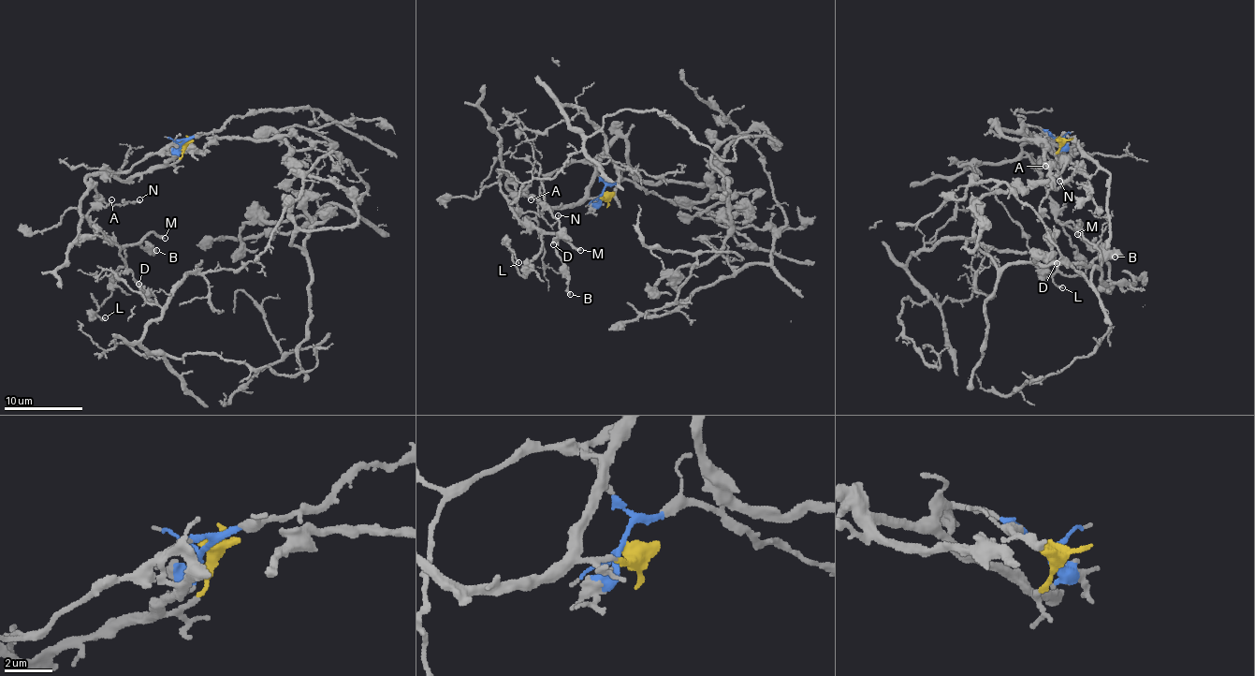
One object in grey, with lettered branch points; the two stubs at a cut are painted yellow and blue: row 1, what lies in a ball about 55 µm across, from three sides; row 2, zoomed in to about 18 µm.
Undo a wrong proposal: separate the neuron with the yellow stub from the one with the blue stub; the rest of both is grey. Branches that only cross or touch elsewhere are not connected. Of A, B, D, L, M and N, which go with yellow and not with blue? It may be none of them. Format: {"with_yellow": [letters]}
{"with_yellow": ["A", "B", "D", "L", "M", "N"]}

